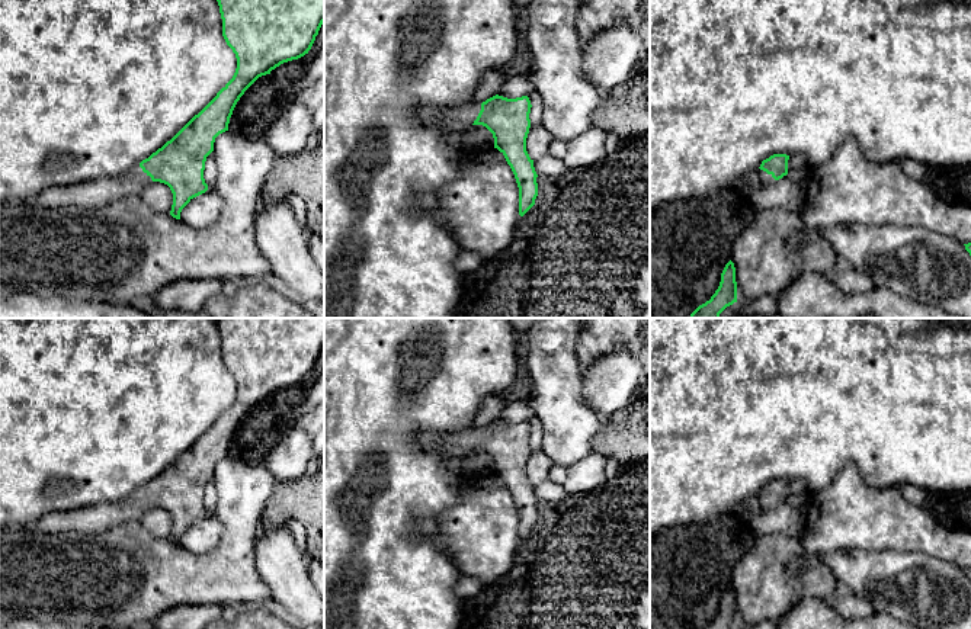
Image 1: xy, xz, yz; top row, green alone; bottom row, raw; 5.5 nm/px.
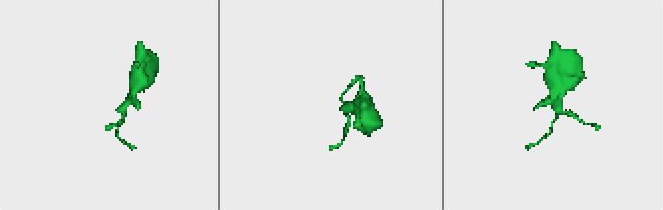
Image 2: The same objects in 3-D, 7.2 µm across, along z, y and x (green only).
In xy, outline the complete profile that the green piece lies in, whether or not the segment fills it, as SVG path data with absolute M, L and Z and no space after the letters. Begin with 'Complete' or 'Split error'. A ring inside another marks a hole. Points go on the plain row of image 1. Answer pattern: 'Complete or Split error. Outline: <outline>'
Split error. Outline: M217 318L217 327L222 344L222 362L237 384L237 394L233 404L217 418L217 421L195 440L170 466L140 488L140 492L129 494L118 503L99 503L90 507L81 507L70 511L48 513L28 527L47 533L97 533L115 526L141 517L151 508L160 507L170 513L173 530L170 540L180 545L182 535L196 522L208 516L204 504L206 482L214 476L215 463L228 456L233 436L244 417L262 401L270 399L272 395L283 388L298 385L308 379L321 350L324 349L324 318Z

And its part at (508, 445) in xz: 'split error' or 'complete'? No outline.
split error

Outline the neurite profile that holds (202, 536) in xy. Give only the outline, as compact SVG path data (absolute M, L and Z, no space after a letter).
M206 516L205 519L190 524L180 537L180 546L196 556L206 555L218 545L221 535L222 524L218 517Z

